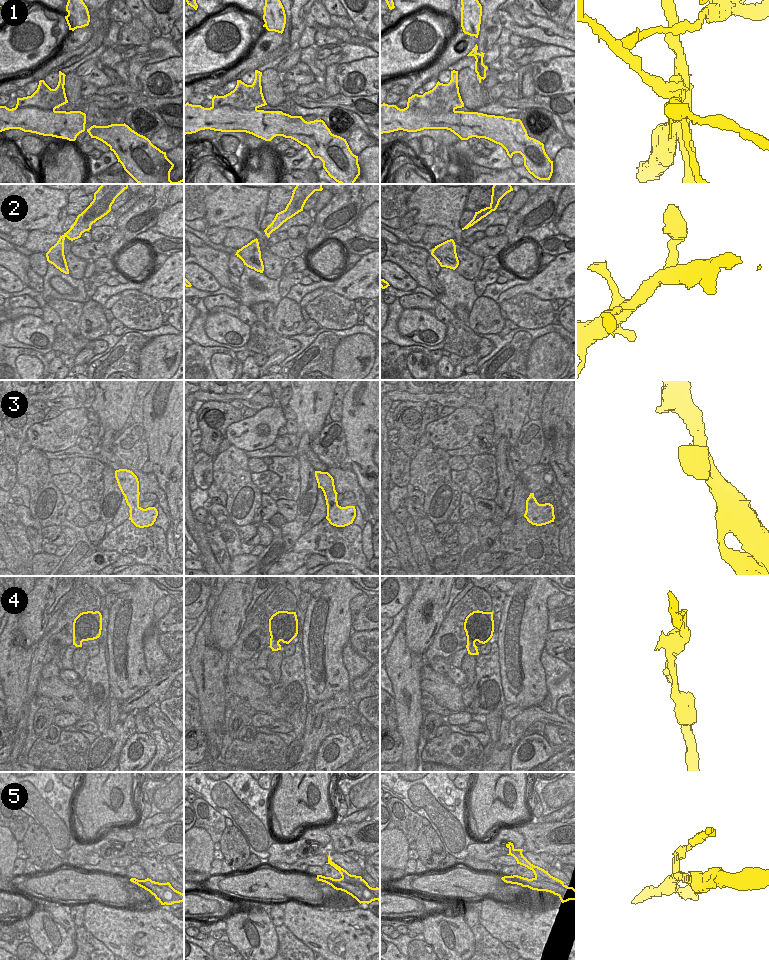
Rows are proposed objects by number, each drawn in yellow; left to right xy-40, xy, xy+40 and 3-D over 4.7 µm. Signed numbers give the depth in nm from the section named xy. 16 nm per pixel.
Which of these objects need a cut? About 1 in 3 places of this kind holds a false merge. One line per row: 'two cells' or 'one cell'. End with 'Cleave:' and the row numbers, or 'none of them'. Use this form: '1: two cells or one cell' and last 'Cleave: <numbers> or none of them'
1: two cells
2: one cell
3: one cell
4: two cells
5: two cells
Cleave: 1, 4, 5

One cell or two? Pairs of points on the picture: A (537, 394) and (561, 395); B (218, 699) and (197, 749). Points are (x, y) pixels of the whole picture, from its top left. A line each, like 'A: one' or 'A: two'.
A: two
B: two

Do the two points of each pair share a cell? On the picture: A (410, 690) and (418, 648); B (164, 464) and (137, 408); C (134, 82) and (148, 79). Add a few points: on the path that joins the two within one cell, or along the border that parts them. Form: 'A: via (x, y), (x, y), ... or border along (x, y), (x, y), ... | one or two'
A: border along (404, 634), (405, 644), (412, 651), (423, 656) | two
B: border along (145, 396), (141, 422) | two
C: border along (144, 65), (139, 74), (142, 86), (141, 92) | two

